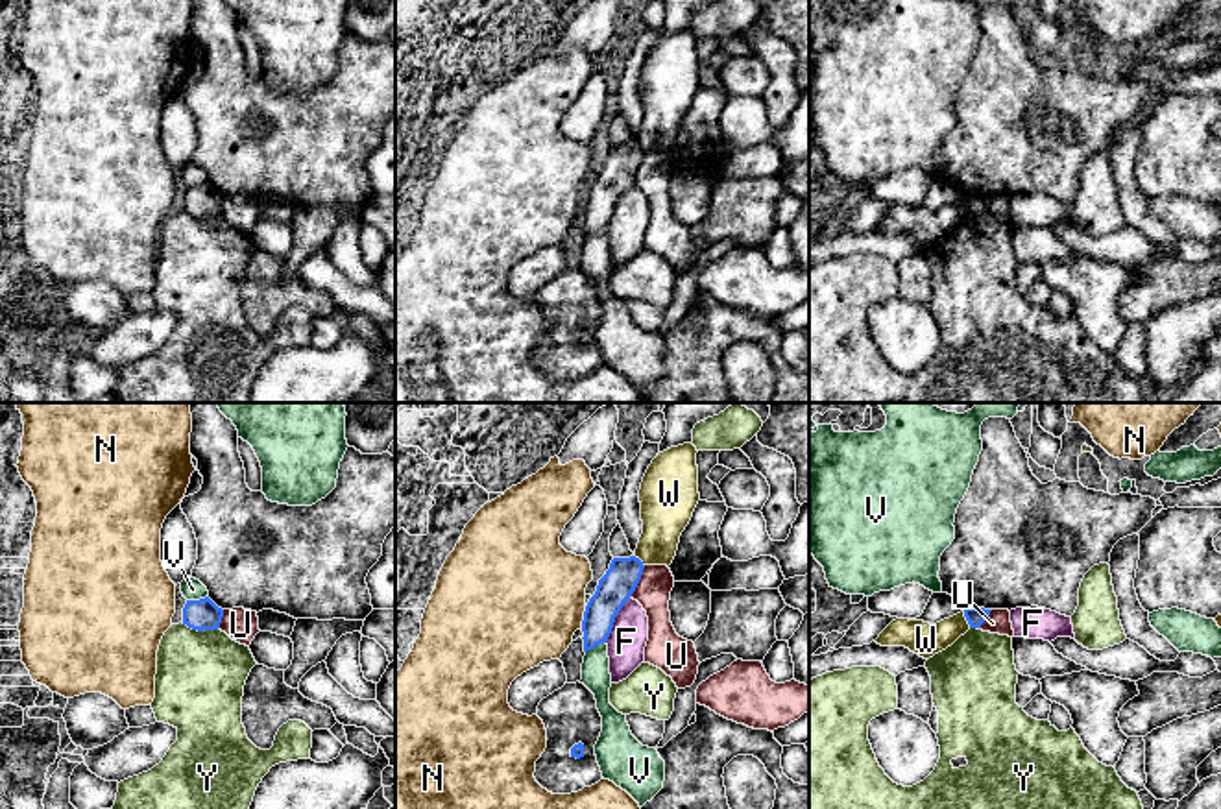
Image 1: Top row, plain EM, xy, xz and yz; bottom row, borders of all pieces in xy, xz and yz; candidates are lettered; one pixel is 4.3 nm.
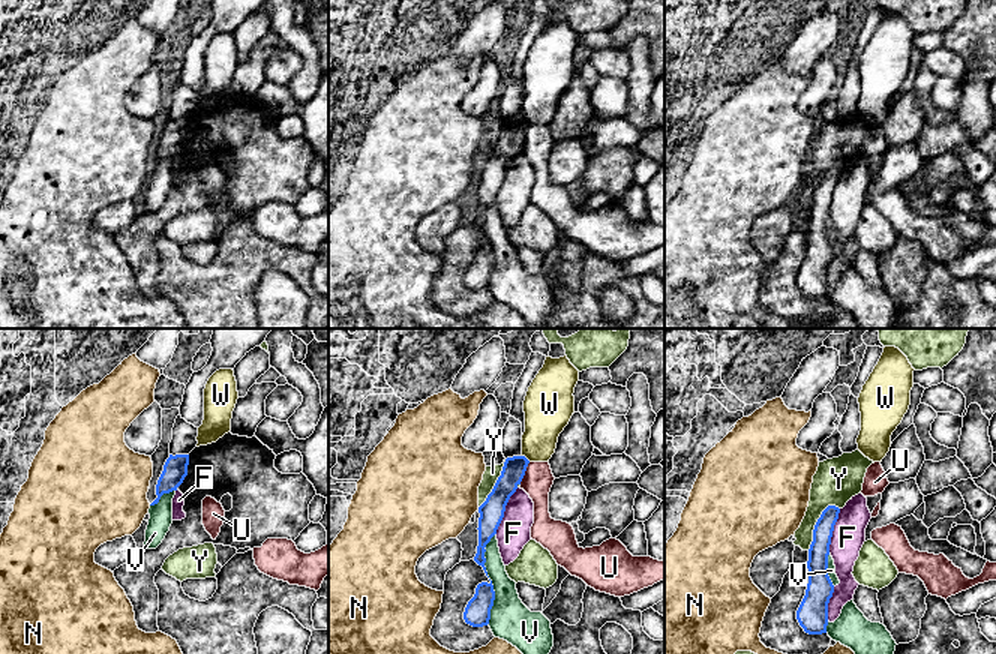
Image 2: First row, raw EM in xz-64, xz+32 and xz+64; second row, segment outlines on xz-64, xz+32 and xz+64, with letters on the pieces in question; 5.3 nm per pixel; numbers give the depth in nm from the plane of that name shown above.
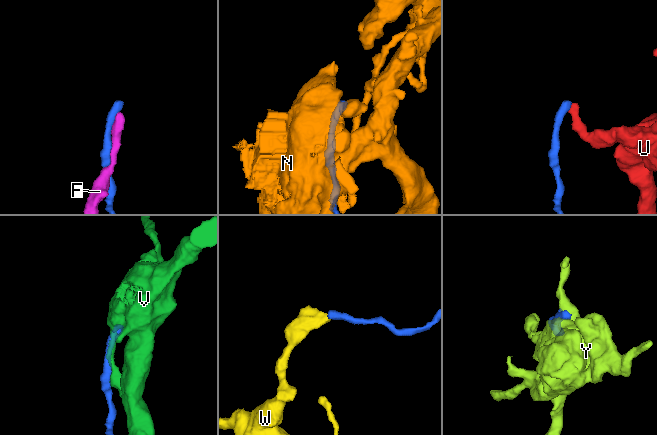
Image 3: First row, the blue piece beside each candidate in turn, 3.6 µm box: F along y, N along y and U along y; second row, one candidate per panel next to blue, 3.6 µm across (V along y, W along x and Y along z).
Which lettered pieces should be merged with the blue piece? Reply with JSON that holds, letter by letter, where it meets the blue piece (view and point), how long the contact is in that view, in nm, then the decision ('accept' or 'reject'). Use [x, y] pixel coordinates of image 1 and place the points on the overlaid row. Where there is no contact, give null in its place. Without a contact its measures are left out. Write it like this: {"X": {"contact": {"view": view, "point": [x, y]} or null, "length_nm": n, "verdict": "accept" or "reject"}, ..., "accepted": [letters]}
{"F": {"contact": {"view": "xz", "point": [614, 619]}, "length_nm": 240, "verdict": "reject"}, "N": {"contact": {"view": "xz", "point": [584, 617]}, "length_nm": 100, "verdict": "reject"}, "U": {"contact": {"view": "xz", "point": [640, 579]}, "length_nm": 150, "verdict": "reject"}, "V": {"contact": {"view": "xy", "point": [196, 601]}, "length_nm": 100, "verdict": "reject"}, "W": {"contact": {"view": "yz", "point": [967, 619]}, "length_nm": 80, "verdict": "reject"}, "Y": {"contact": {"view": "xy", "point": [200, 630]}, "length_nm": 170, "verdict": "reject"}, "accepted": []}

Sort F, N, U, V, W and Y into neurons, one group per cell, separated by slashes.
F / N / U / V / W / Y

